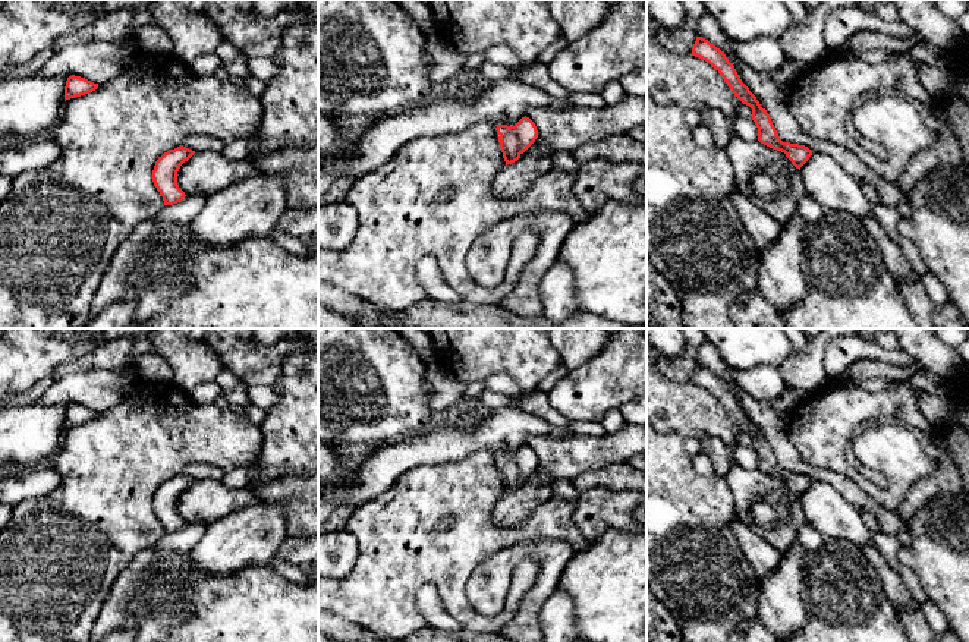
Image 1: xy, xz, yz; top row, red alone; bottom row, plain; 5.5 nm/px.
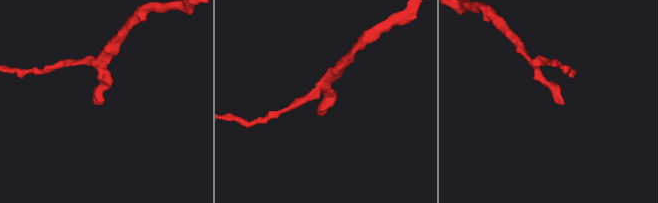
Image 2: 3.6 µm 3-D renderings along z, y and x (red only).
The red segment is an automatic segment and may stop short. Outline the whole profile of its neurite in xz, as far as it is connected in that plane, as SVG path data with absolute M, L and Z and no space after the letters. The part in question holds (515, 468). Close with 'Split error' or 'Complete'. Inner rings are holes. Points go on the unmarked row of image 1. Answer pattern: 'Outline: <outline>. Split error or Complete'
Outline: M522 446L515 454L498 453L495 456L500 469L503 487L512 492L535 471L538 459L529 446Z. Complete

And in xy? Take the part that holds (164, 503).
Outline: M180 473L169 478L155 490L152 510L163 525L164 534L177 532L186 525L177 513L177 500L194 482L195 479Z. Complete

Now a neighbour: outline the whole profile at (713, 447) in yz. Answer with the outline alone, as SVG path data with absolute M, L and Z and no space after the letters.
M707 435L699 440L702 451L710 457L715 476L726 476L732 468L727 446L718 438Z

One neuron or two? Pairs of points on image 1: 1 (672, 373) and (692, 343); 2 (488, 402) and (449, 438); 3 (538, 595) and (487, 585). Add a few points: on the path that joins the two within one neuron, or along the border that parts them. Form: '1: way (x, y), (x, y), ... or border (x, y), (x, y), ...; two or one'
1: way (679, 365), (689, 351); one
2: border (521, 408), (496, 408), (487, 414); two
3: way (546, 572), (535, 551), (507, 562); one

